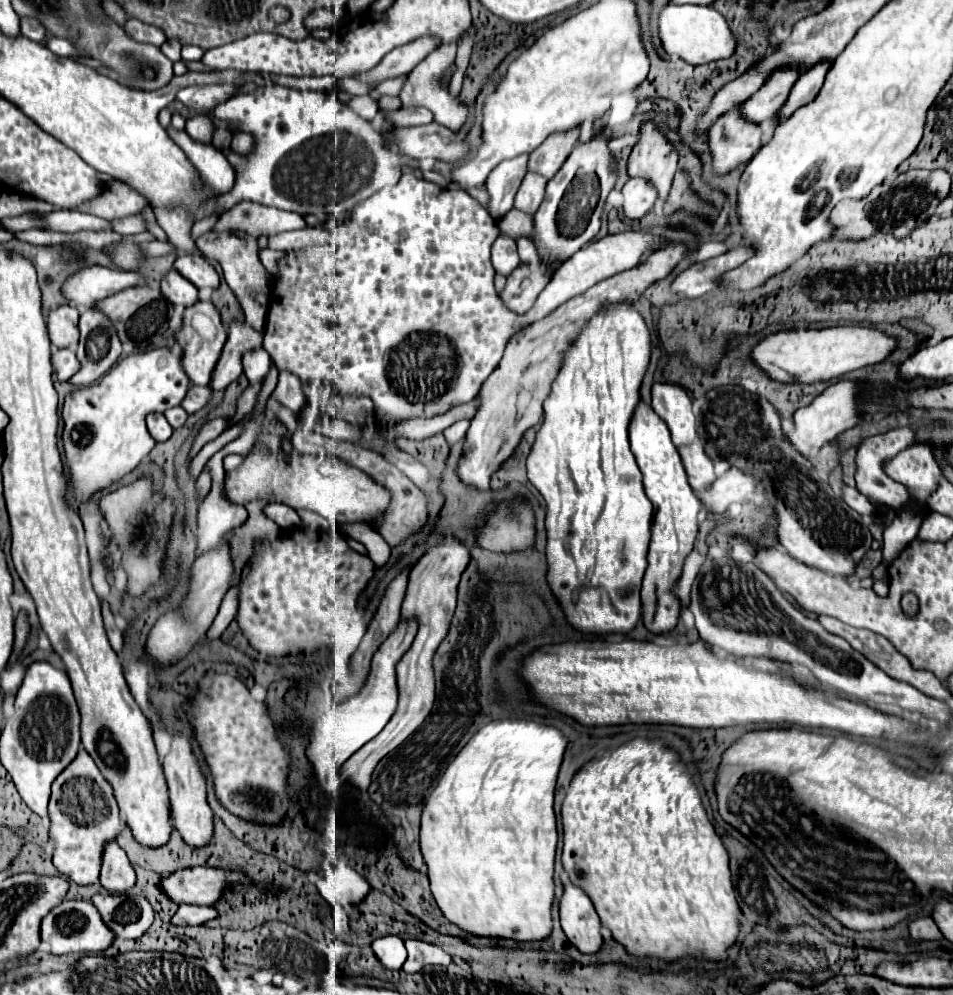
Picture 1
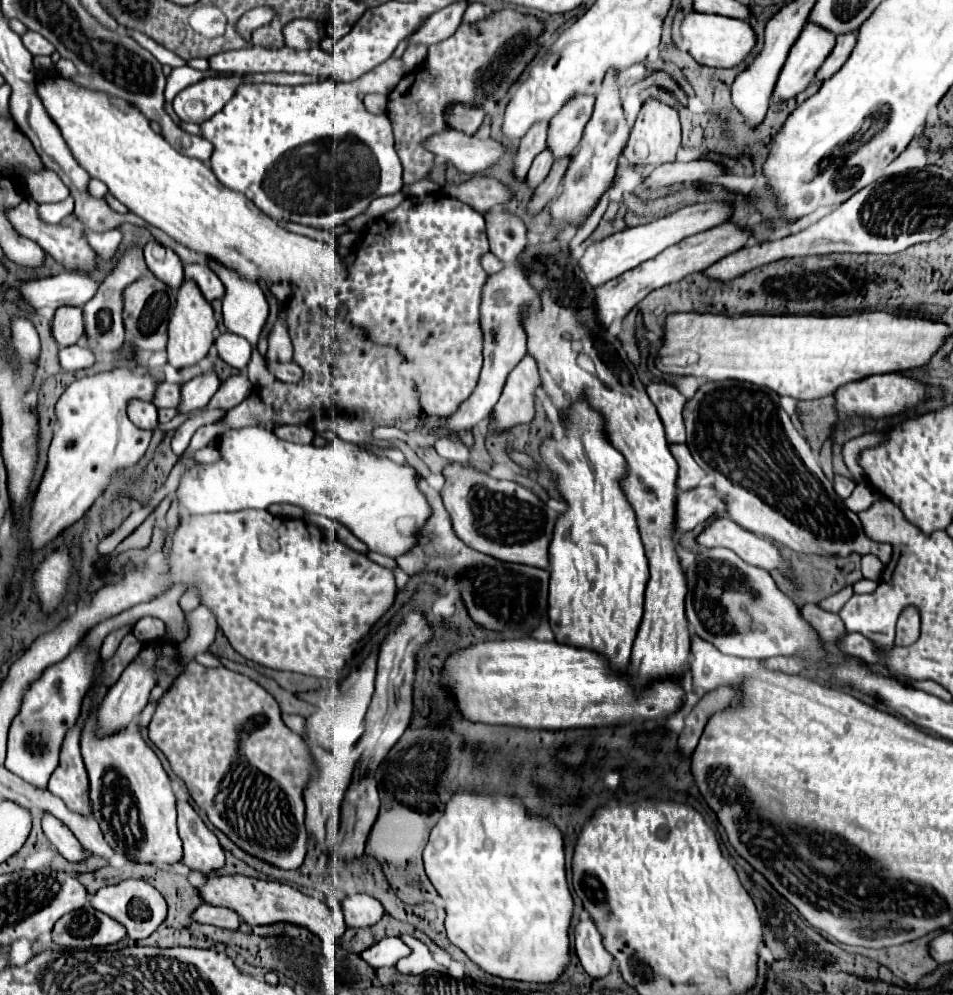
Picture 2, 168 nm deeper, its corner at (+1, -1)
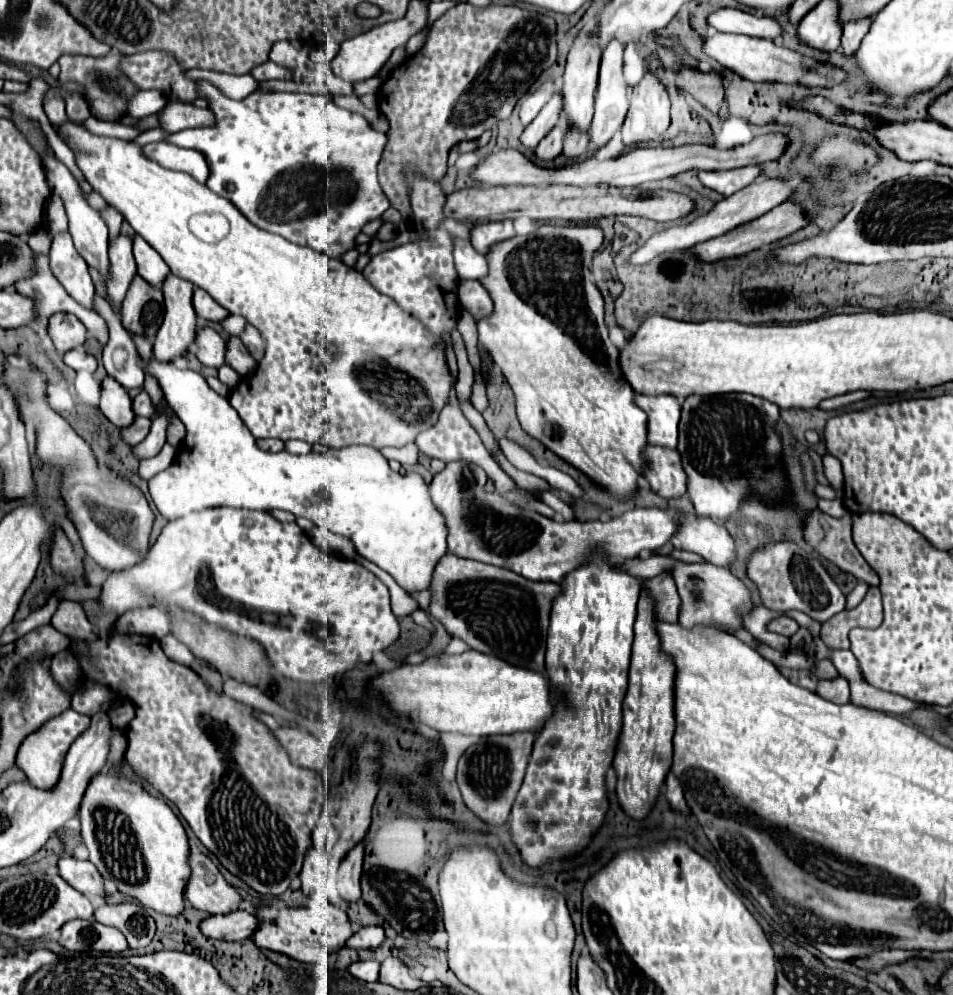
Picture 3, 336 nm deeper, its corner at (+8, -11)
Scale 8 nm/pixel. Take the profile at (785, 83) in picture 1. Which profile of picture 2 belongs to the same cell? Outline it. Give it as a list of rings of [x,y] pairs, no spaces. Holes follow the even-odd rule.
[[[805,24],[777,78],[771,104],[787,102],[789,98],[795,98],[799,92],[803,92],[813,82],[813,76],[821,62],[829,56],[829,50],[833,50],[833,42],[835,34],[829,30],[823,30],[815,24]]]

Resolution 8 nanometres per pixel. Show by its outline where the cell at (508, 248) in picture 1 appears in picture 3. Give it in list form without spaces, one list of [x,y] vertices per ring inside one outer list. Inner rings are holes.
[[[512,220],[486,222],[486,224],[478,224],[478,226],[472,228],[470,242],[472,242],[472,246],[474,246],[480,254],[486,254],[488,248],[490,248],[494,242],[508,240],[508,238],[512,238],[514,234],[516,234],[516,232],[514,232],[514,226],[512,226]]]

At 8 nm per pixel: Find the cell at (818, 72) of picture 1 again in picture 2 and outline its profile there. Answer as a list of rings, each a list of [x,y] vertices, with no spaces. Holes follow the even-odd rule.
[[[855,34],[837,36],[835,48],[831,50],[831,54],[827,56],[827,60],[823,62],[823,66],[815,74],[815,82],[825,82],[827,78],[831,78],[845,64],[845,60],[849,58],[853,46],[855,46]]]

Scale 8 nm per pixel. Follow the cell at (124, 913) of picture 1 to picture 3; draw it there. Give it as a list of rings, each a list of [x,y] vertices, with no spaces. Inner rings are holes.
[[[102,904],[94,910],[94,918],[104,926],[118,928],[130,948],[144,948],[152,942],[156,924],[140,904]]]

